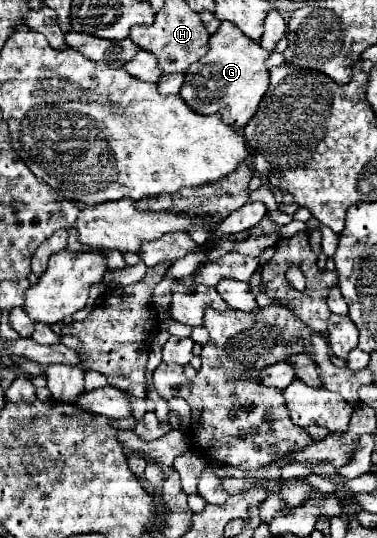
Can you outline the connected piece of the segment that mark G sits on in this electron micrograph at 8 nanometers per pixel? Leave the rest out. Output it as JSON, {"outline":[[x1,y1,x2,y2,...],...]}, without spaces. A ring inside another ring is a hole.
{"outline":[[221,21,217,33,209,39,209,53,187,69,181,99,193,111,199,111,203,115,219,111,223,123,241,129,253,117,259,101,269,87,269,71,265,67,267,59,269,53,263,51,257,41,247,39,235,25]]}

